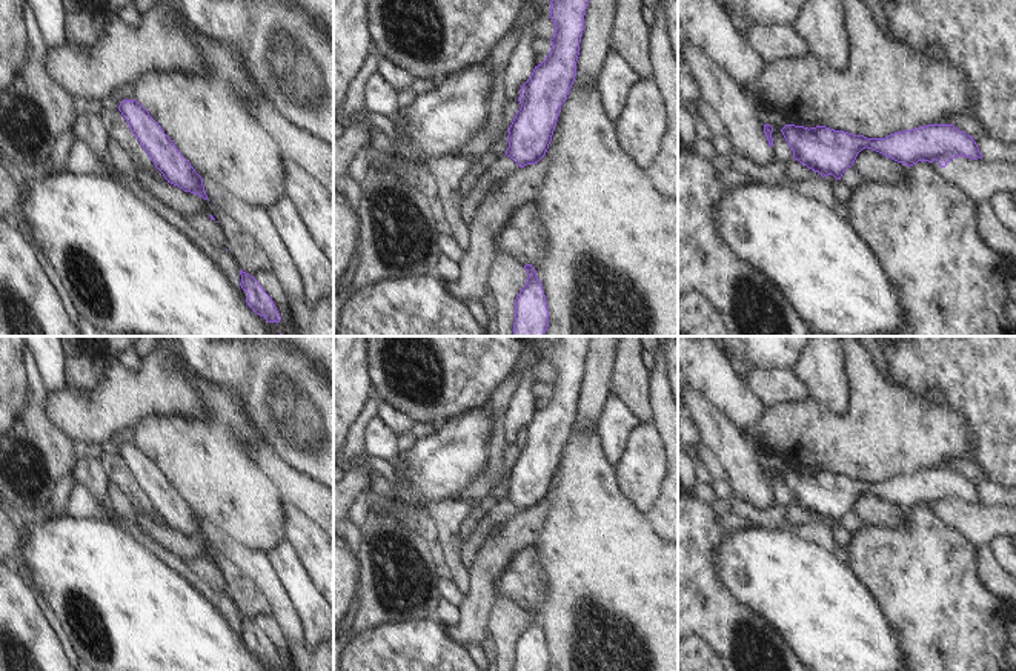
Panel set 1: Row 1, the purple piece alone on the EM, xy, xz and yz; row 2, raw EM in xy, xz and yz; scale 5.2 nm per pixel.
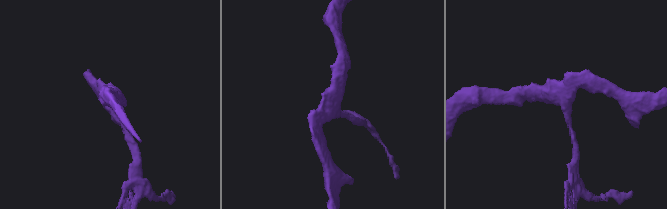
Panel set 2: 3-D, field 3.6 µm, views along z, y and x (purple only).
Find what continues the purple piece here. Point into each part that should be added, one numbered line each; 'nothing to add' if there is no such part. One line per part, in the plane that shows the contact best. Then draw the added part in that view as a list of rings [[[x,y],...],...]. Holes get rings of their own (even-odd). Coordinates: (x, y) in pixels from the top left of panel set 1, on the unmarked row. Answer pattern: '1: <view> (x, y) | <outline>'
nothing to add

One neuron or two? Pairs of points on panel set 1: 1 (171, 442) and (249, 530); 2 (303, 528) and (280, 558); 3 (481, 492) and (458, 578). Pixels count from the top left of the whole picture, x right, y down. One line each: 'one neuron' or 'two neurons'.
1: one neuron
2: two neurons
3: two neurons

